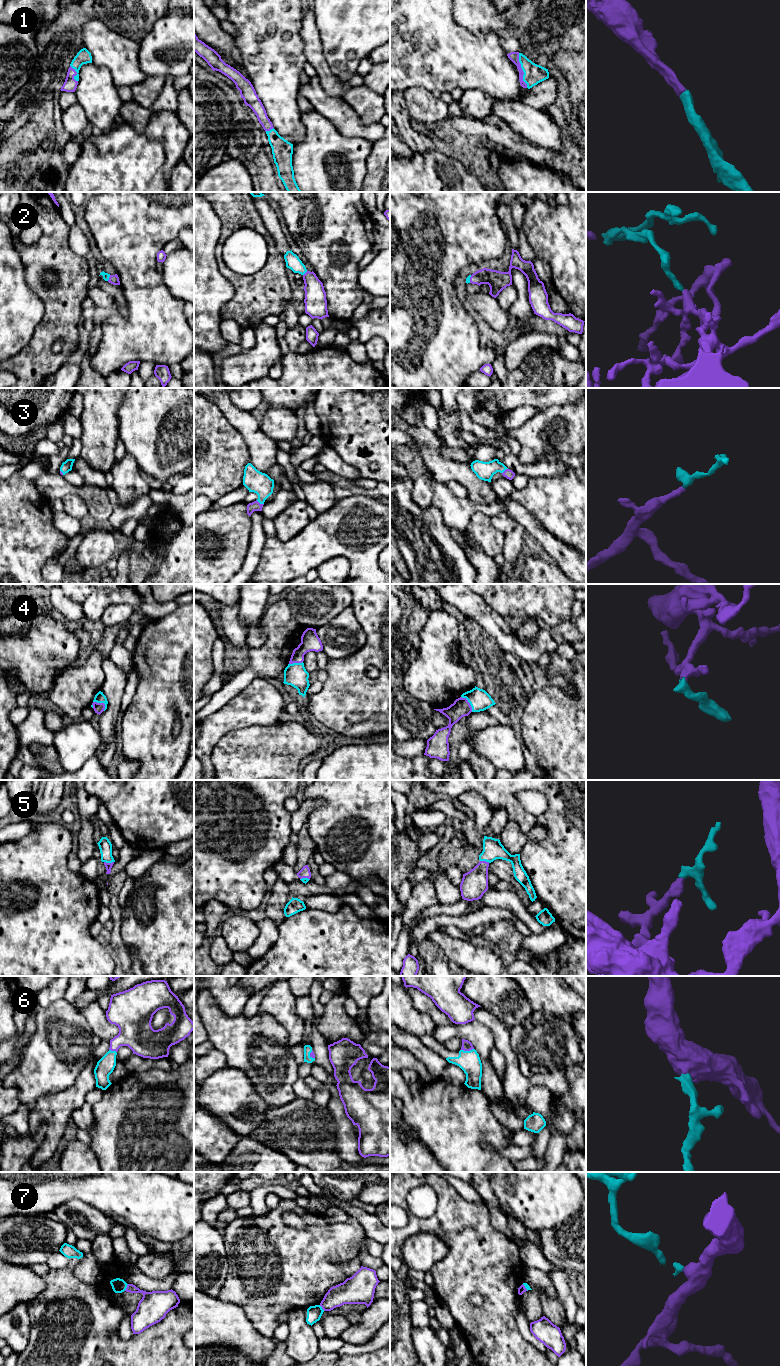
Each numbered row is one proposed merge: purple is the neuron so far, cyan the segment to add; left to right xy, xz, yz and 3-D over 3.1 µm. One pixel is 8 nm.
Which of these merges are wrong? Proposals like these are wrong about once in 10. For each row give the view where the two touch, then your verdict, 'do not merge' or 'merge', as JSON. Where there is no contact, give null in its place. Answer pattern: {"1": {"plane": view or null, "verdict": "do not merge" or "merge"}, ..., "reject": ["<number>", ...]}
{"1": {"plane": "yz", "verdict": "merge"}, "2": {"plane": "xz", "verdict": "merge"}, "3": {"plane": "xz", "verdict": "merge"}, "4": {"plane": "xy", "verdict": "merge"}, "5": {"plane": "xy", "verdict": "merge"}, "6": {"plane": "yz", "verdict": "merge"}, "7": {"plane": "xy", "verdict": "do not merge"}, "reject": ["7"]}

